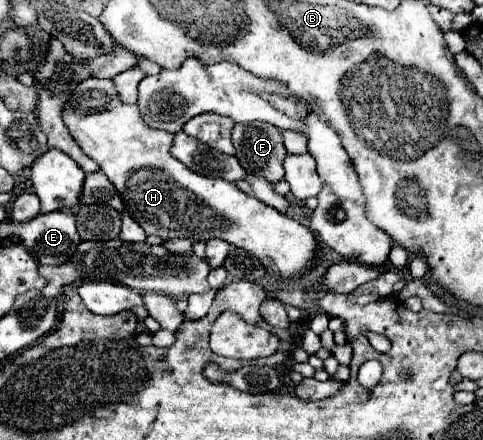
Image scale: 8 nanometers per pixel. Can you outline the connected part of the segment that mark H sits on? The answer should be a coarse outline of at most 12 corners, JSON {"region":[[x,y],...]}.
{"region":[[113,80],[63,110],[147,236],[221,238],[301,276],[315,236],[171,156]]}

